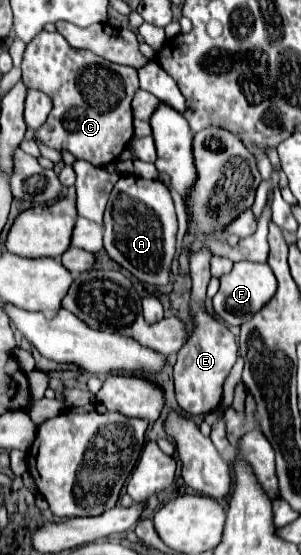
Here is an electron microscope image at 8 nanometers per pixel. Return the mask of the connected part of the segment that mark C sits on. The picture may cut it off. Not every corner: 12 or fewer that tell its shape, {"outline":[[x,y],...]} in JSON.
{"outline":[[45,30],[25,86],[53,100],[35,132],[99,168],[133,138],[135,68]]}

